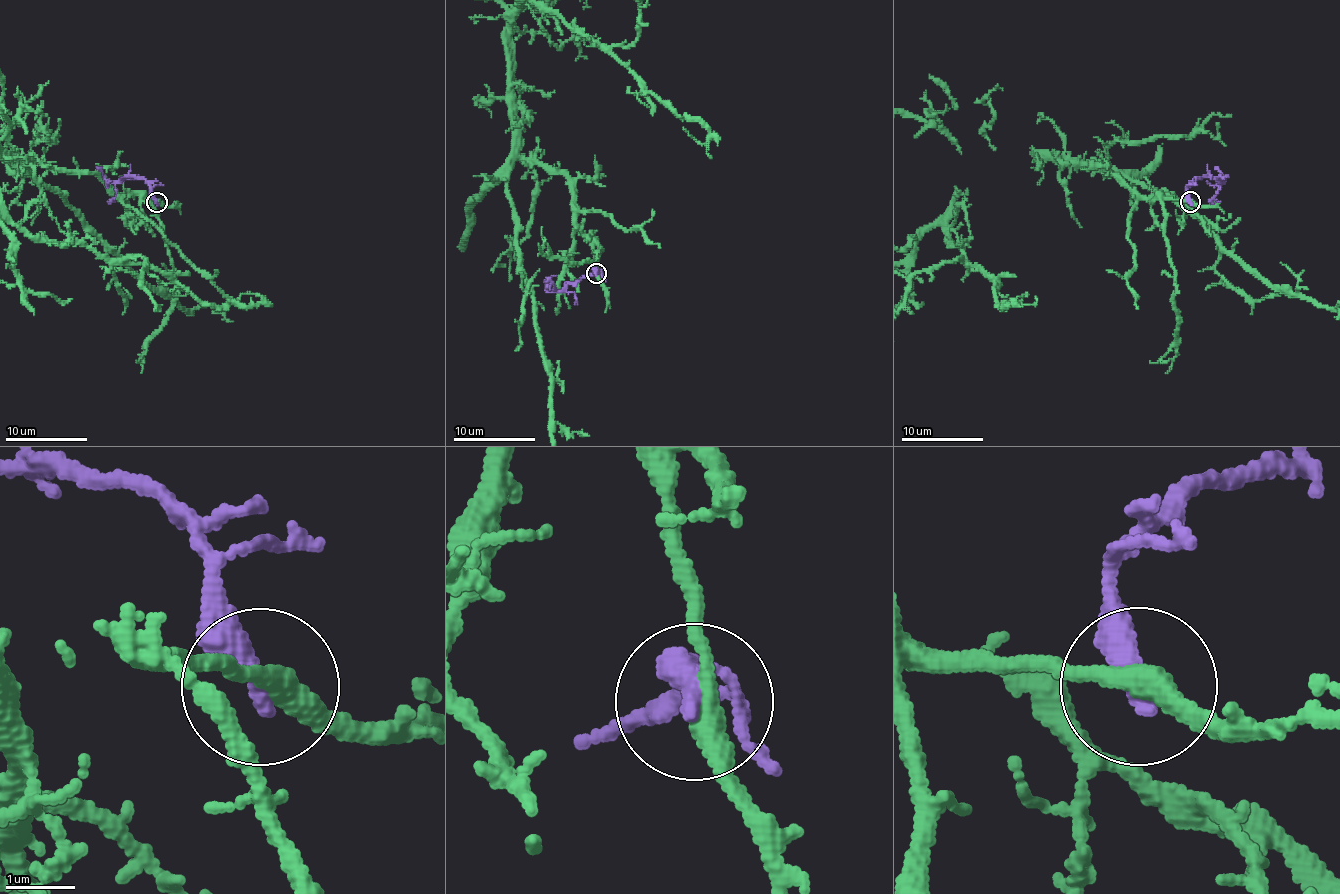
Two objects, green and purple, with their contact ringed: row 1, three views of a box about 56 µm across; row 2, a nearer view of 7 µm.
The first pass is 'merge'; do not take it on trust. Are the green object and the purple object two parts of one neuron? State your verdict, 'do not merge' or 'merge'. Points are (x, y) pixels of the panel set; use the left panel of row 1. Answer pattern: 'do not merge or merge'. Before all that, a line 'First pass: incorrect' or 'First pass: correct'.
First pass: incorrect
do not merge

